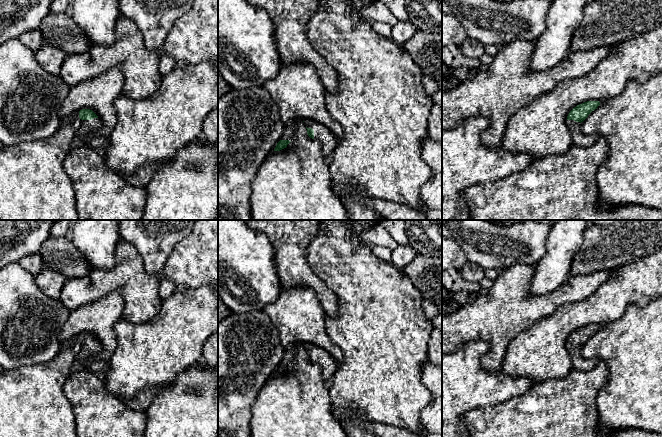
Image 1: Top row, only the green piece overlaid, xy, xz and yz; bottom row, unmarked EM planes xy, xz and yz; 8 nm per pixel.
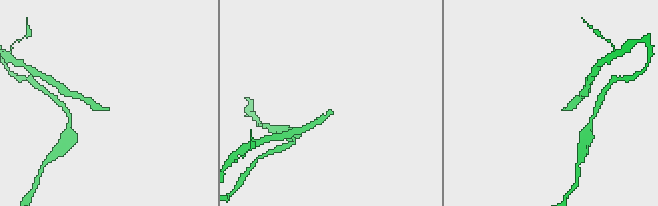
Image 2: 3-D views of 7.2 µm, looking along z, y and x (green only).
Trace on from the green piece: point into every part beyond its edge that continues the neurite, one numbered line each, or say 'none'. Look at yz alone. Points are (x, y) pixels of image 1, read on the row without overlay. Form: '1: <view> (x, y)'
1: yz (580, 363)

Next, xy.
1: xy (85, 357)

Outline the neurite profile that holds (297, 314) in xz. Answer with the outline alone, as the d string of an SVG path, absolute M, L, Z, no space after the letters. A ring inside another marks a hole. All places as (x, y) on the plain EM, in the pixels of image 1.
M281 286L279 297L261 311L275 325L284 349L299 341L327 351L338 364L343 360L342 351L326 331L327 315L312 288L286 289Z

